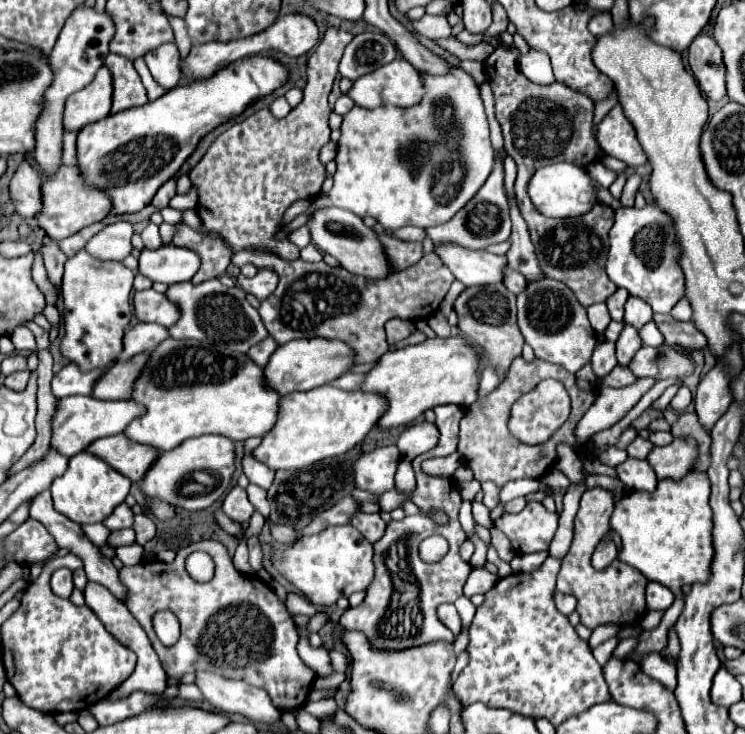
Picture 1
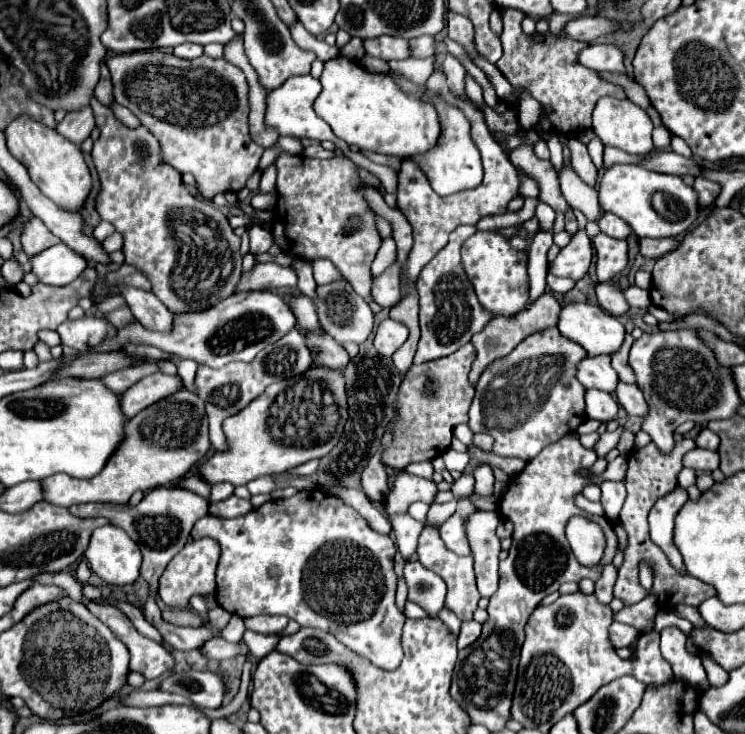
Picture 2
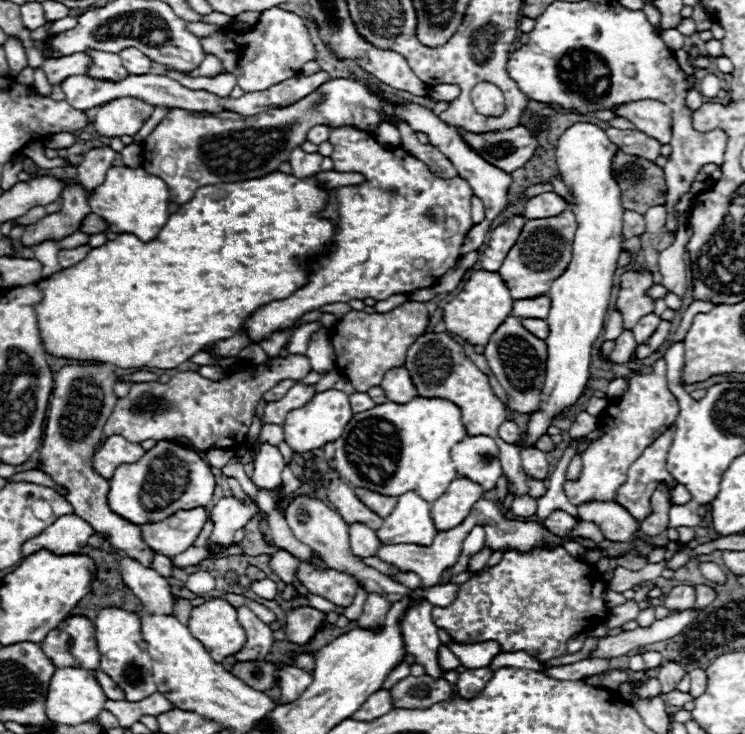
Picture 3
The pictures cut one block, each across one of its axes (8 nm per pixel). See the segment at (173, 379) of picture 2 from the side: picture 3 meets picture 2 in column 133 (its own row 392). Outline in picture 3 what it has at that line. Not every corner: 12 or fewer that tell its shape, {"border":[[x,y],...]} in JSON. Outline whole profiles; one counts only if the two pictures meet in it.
{"border":[[400,366],[384,374],[380,384],[390,402],[408,402],[416,386]]}

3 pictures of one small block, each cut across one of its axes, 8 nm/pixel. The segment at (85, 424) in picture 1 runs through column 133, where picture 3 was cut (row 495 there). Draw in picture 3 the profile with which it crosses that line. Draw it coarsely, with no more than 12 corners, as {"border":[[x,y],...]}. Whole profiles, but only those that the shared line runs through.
{"border":[[416,492],[376,532],[384,544],[430,546],[438,530],[430,504]]}

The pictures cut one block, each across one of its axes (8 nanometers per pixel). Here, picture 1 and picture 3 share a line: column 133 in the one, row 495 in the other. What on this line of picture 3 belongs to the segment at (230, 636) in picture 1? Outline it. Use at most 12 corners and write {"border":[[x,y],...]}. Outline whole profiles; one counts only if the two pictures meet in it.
{"border":[[666,366],[628,378],[598,416],[570,504],[614,500],[680,414]]}

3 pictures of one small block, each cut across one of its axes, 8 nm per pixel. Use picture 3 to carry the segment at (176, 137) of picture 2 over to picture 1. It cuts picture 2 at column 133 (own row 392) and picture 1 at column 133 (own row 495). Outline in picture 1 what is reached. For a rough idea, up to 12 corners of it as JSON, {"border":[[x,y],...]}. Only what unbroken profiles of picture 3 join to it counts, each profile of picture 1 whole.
{"border":[[110,52],[114,80],[112,114],[148,102],[128,58]]}

